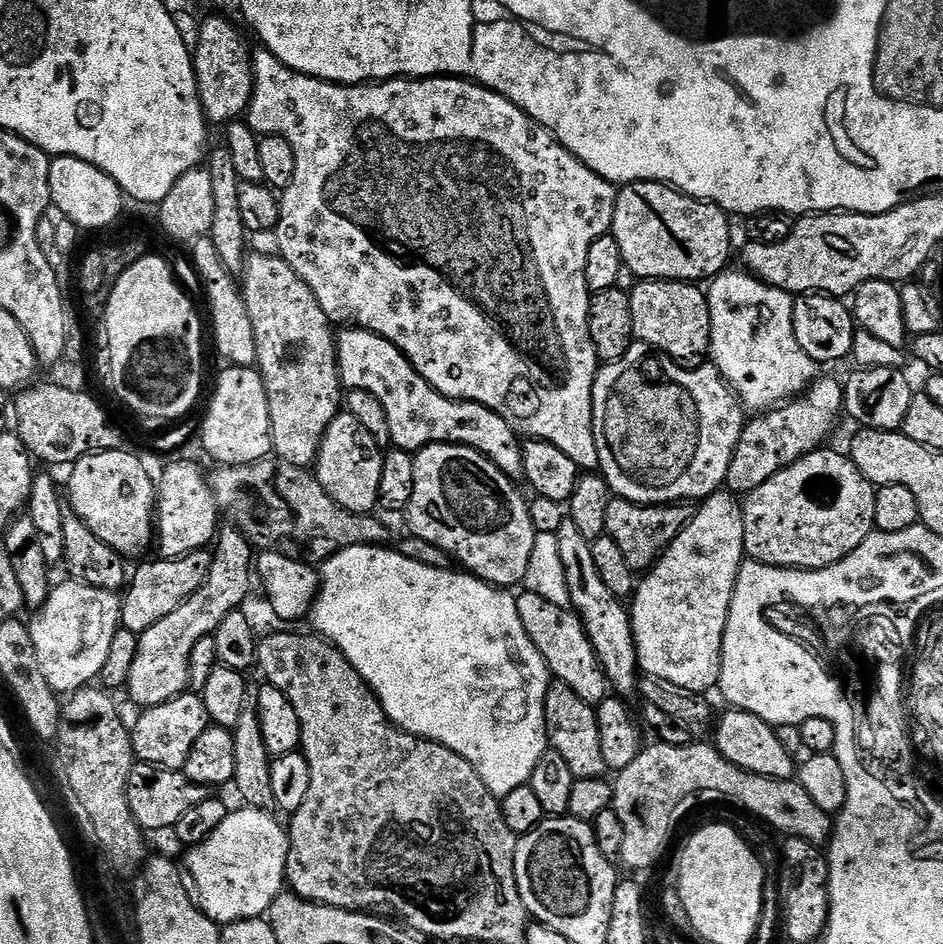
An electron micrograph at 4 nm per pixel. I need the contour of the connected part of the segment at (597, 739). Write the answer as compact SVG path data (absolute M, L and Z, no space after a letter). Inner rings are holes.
M552 682L548 685L548 698L544 709L548 719L548 739L551 751L562 754L562 758L566 758L577 780L603 777L609 769L602 758L602 738L598 728L596 708L582 698L578 698L578 694L570 690L570 686Z

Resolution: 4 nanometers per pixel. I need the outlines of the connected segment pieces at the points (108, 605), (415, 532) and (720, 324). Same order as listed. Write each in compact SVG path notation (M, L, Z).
M65 579L65 584L57 583L48 596L44 607L30 622L34 650L37 651L38 664L50 686L57 694L75 694L81 688L91 685L99 677L102 666L106 666L106 657L110 655L110 642L120 627L121 597L110 590L98 590L89 584L80 584L77 580Z
M465 444L426 446L414 456L414 498L406 509L411 535L438 546L479 580L515 589L526 578L538 531L516 484L494 462Z
M725 270L707 285L708 309L710 310L710 362L720 371L722 378L735 392L737 399L749 413L767 412L797 396L807 389L818 376L818 365L798 346L794 338L792 317L793 297L781 288L763 284L747 271Z

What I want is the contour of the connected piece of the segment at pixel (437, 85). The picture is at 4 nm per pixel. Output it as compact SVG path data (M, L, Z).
M256 50L251 53L255 85L253 88L253 98L249 103L246 113L246 123L261 138L265 136L286 138L286 142L290 142L296 158L294 182L290 182L290 186L283 189L282 195L278 200L280 205L280 221L277 223L275 232L278 236L280 259L285 260L292 267L294 274L298 274L298 278L302 278L302 282L306 282L306 286L310 286L314 298L318 298L318 306L322 306L322 310L327 314L333 325L365 328L368 332L373 332L382 338L386 338L399 352L403 352L405 358L414 366L414 370L418 370L418 374L422 378L426 378L426 382L434 390L438 390L444 396L449 396L451 400L469 400L470 402L481 404L490 410L494 410L499 416L506 418L510 427L521 437L550 442L554 446L558 446L558 450L562 450L566 454L566 458L574 458L576 465L585 473L595 473L599 469L600 463L598 462L598 446L596 445L594 426L592 425L592 387L596 384L598 361L596 359L596 351L594 350L594 342L590 338L590 330L588 329L588 302L590 293L588 291L588 283L586 282L586 258L590 254L590 246L594 246L594 242L598 242L598 238L611 233L612 223L614 222L614 206L616 205L616 194L618 191L617 185L602 179L599 174L589 170L578 157L570 154L570 150L566 150L566 146L558 143L541 124L531 120L521 108L514 106L514 102L510 102L502 94L491 92L483 84L477 84L471 80L454 76L397 78L366 84L331 84L328 80L319 80L313 76L296 72L290 66L283 64L273 52L267 50L259 51Z

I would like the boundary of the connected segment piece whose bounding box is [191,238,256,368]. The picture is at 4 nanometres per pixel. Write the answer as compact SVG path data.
M201 238L191 245L192 264L204 283L204 292L208 295L208 308L212 311L212 328L210 324L210 340L216 343L216 352L229 365L238 368L251 368L256 362L256 343L254 342L254 326L250 322L250 314L246 310L246 302L237 277L223 264L217 247L209 238Z

